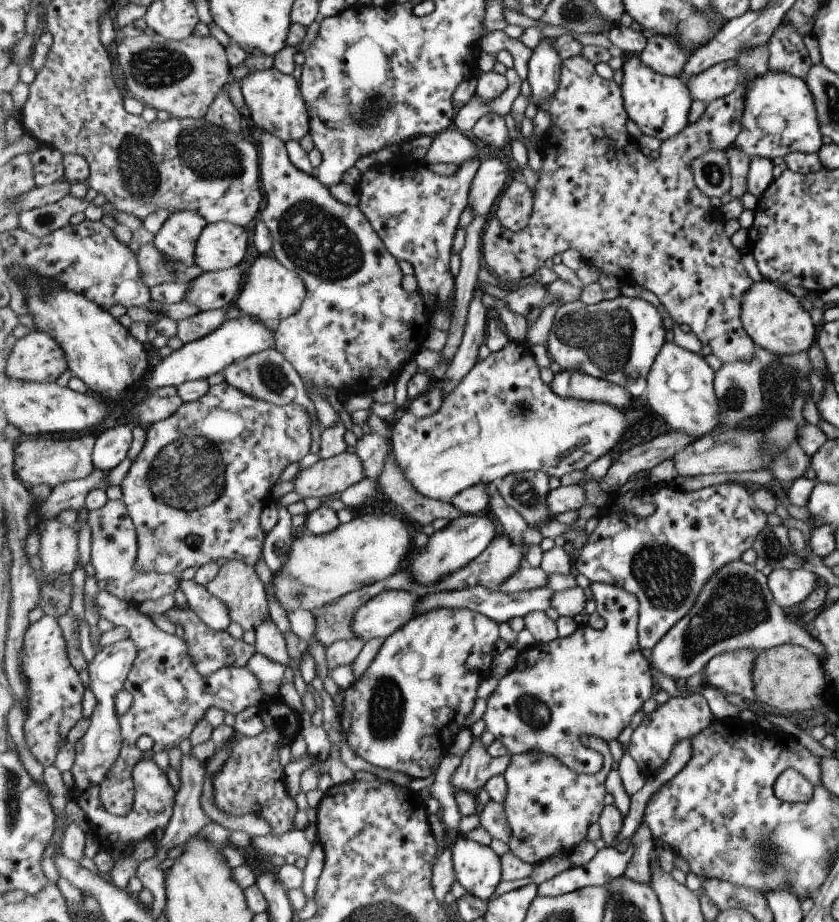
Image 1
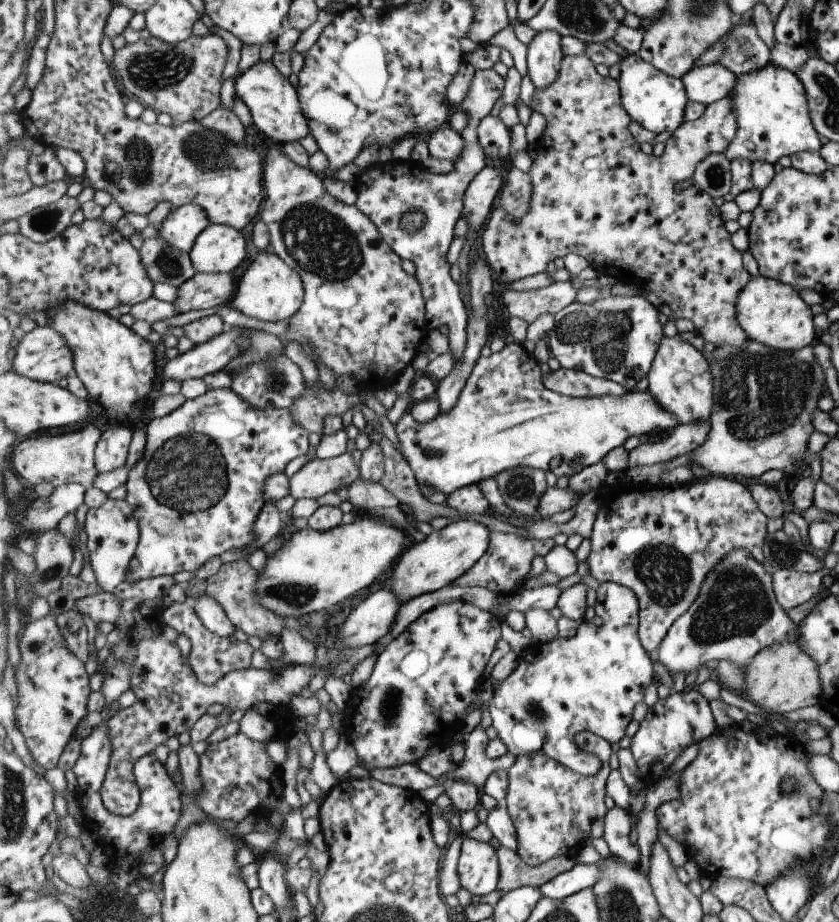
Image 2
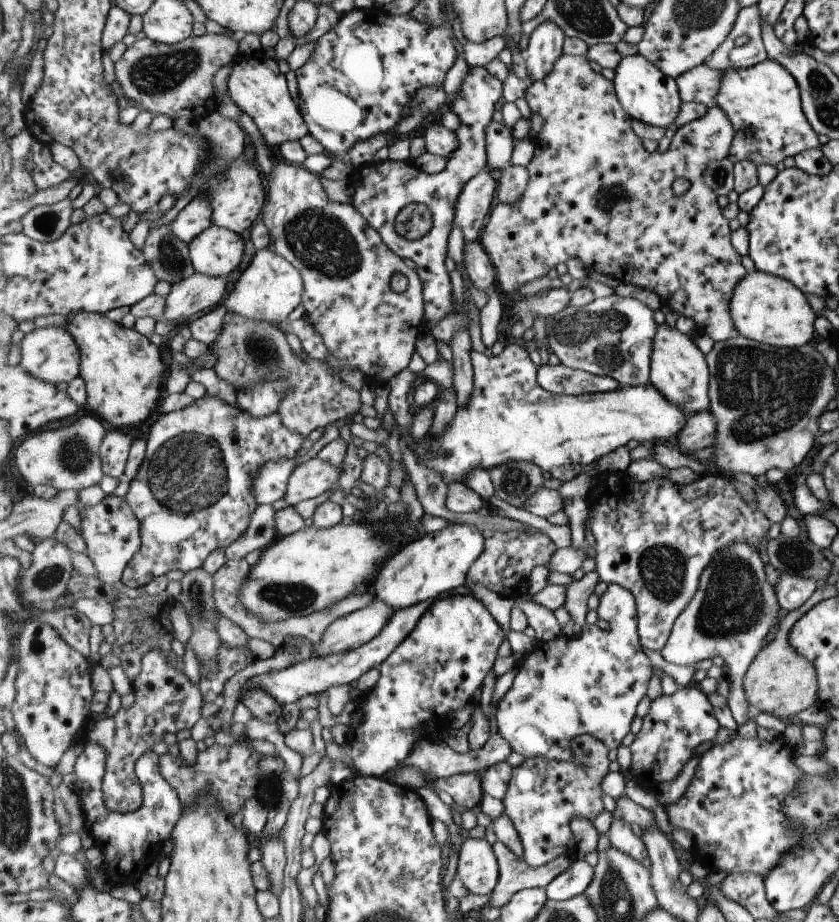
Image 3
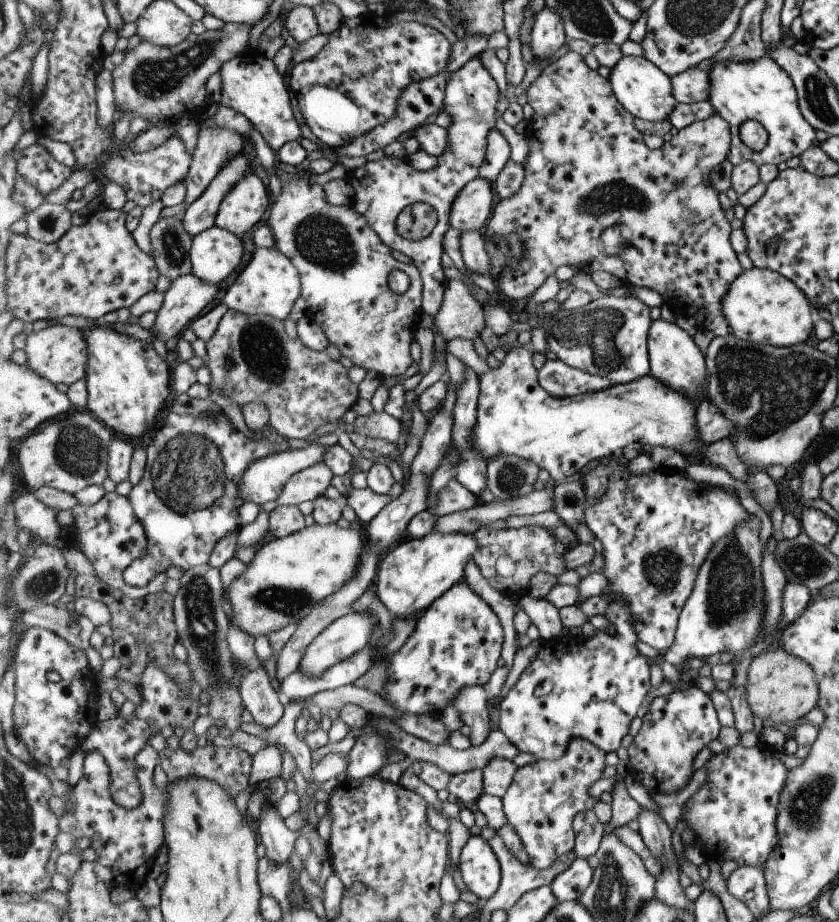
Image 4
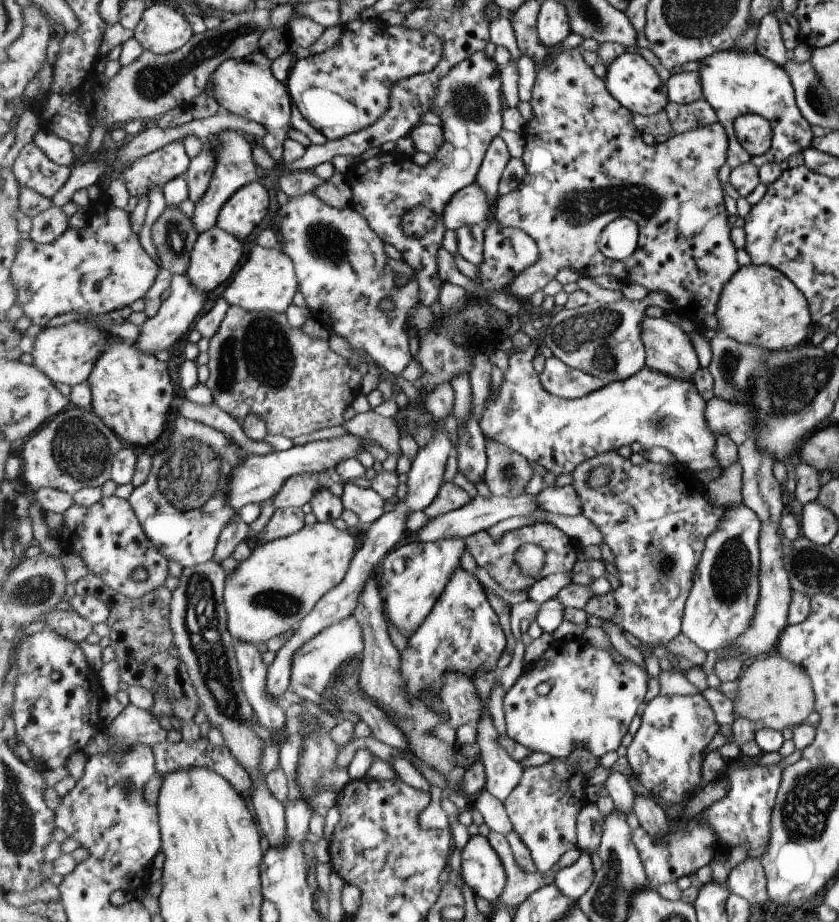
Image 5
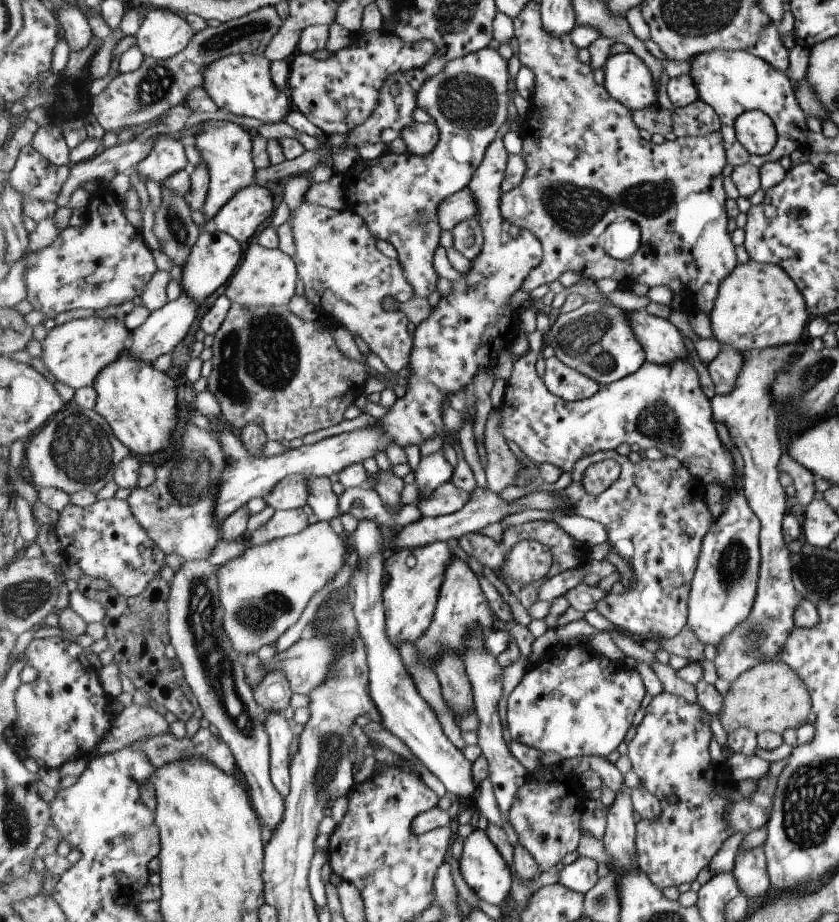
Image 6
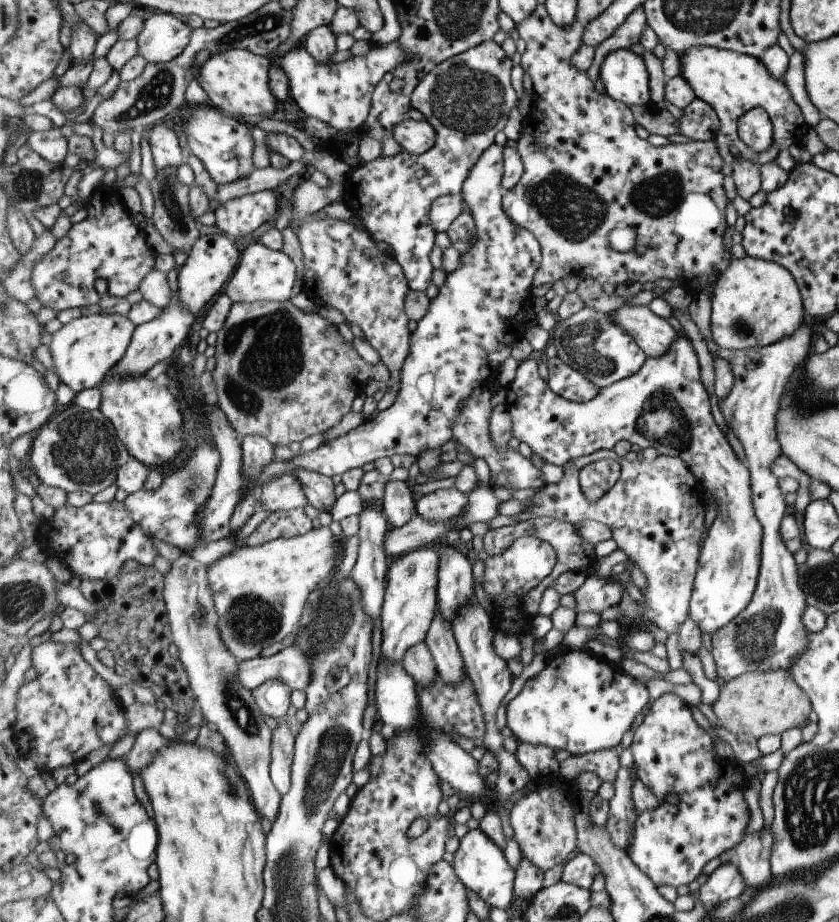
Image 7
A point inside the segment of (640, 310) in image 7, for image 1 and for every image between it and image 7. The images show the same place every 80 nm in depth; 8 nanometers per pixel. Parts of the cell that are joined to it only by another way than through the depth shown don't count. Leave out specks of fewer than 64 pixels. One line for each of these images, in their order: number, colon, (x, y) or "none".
1: (681, 385)
2: (681, 379)
3: (680, 370)
4: (676, 360)
5: (669, 349)
6: (663, 342)

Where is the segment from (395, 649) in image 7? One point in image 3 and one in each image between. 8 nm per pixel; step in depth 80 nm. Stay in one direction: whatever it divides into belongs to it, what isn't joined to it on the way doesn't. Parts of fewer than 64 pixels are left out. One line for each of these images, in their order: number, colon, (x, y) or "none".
3: (430, 566)
4: (411, 577)
5: (414, 575)
6: (415, 576)

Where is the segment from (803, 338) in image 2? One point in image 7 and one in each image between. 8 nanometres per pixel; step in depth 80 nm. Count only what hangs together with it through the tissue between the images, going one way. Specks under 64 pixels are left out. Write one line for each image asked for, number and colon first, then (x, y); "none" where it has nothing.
3: (767, 309)
4: (763, 307)
5: (760, 306)
6: (758, 306)
7: (756, 302)

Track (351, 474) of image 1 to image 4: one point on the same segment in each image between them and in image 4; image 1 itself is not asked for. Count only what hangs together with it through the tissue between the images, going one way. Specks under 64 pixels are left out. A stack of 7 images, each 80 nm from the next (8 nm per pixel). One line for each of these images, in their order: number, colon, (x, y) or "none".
2: (317, 477)
3: (314, 477)
4: (309, 484)

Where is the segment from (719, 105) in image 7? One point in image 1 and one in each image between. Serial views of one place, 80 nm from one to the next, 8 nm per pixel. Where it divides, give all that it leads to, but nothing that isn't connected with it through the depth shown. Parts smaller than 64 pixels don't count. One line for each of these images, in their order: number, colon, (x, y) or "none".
1: (779, 117)
2: (772, 112)
3: (763, 102)
4: (760, 90)
5: (736, 83)
6: (733, 82)

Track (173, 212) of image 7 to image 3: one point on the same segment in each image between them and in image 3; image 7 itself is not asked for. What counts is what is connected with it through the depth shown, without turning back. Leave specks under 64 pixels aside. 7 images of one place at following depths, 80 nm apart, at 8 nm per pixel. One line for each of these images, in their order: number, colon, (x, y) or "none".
3: (169, 256)
4: (171, 243)
5: (173, 233)
6: (177, 231)

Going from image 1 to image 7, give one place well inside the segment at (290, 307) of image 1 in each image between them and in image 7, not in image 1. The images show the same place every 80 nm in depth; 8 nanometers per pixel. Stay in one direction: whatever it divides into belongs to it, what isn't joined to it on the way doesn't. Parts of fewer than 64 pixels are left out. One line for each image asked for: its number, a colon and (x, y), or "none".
2: (270, 290)
3: (270, 288)
4: (270, 284)
5: (268, 281)
6: (266, 277)
7: (264, 274)

